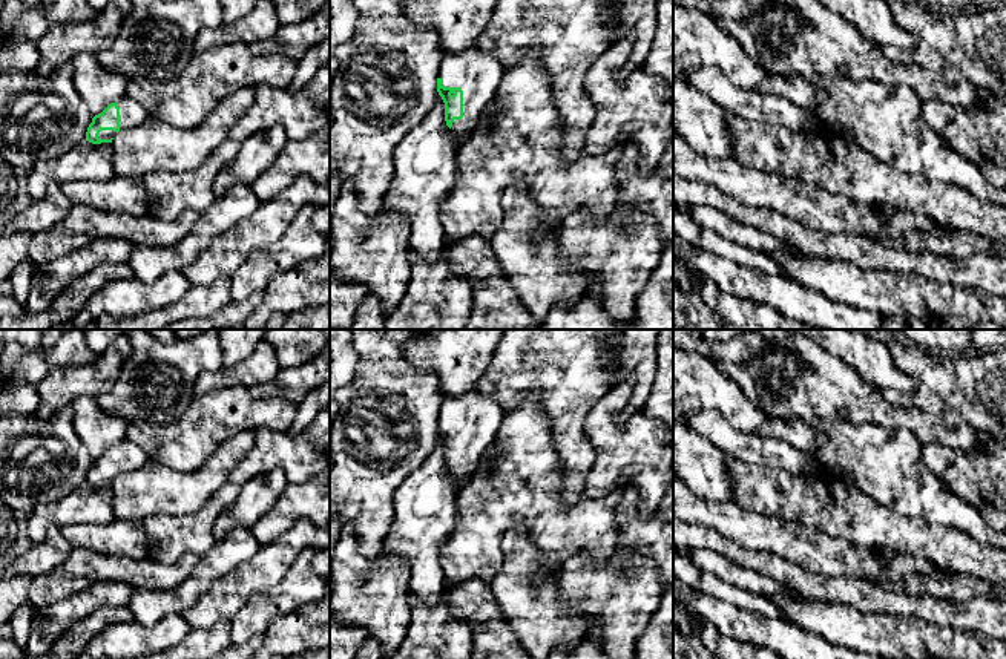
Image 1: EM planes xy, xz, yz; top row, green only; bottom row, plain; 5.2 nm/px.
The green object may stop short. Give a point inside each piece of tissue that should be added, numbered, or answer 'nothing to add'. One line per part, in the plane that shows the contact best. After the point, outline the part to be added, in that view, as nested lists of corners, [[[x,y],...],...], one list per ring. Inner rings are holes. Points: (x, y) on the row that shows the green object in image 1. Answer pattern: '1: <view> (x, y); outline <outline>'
1: xz (477, 71); outline [[[472,44],[462,54],[443,54],[439,78],[445,87],[463,90],[463,118],[454,120],[451,132],[457,147],[474,130],[482,109],[491,101],[503,77],[500,60],[486,48]]]

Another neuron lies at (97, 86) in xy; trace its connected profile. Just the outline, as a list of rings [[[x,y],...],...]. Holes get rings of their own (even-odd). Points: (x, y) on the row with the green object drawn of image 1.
[[[80,52],[71,63],[78,97],[94,116],[126,95],[129,77],[103,67],[95,55]]]

